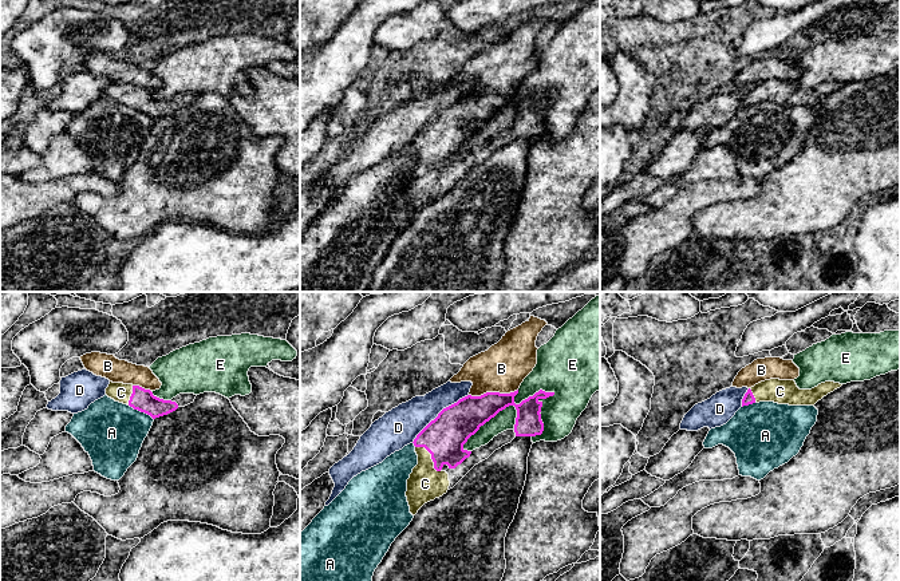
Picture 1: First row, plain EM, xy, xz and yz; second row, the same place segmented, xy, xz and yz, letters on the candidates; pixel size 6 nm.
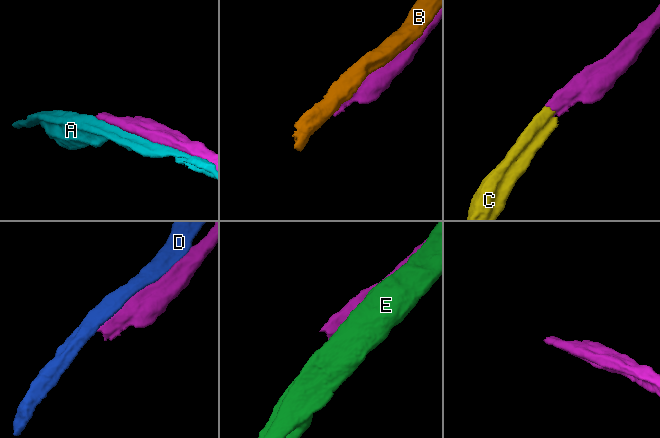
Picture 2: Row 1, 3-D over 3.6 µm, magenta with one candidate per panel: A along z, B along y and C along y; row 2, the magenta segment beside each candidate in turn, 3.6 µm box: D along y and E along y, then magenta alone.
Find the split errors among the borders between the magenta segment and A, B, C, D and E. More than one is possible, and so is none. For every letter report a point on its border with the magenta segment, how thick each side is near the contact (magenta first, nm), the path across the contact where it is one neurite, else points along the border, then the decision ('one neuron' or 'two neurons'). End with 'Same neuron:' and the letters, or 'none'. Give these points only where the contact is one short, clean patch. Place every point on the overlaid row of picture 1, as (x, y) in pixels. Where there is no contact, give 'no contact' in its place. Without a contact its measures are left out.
A: contact xy (141, 411); calibres 140 and 380 nm; two neurons
B: contact xz (493, 392); calibres 220 and 280 nm; two neurons
C: contact xz (431, 457); calibres 240 and 200 nm; way xz (443, 438), (434, 447), (431, 457), (425, 483); one neuron
D: contact xz (438, 414); calibres 240 and 220 nm; two neurons
E: contact xz (506, 406); calibres 200 and 130 nm; two neurons
Same neuron: C

